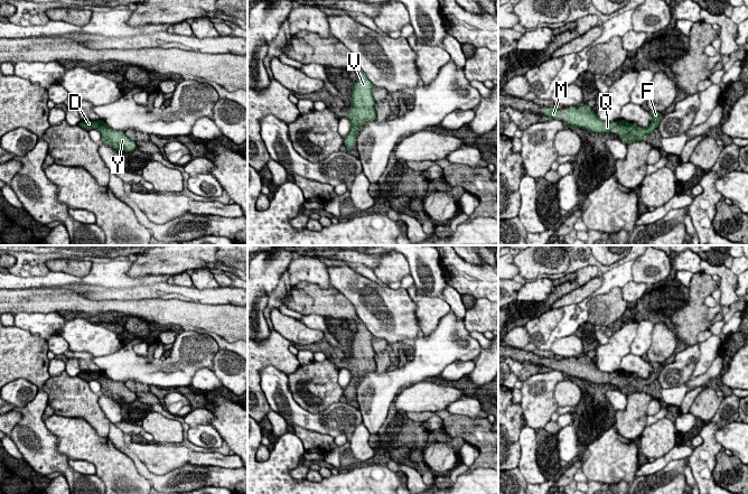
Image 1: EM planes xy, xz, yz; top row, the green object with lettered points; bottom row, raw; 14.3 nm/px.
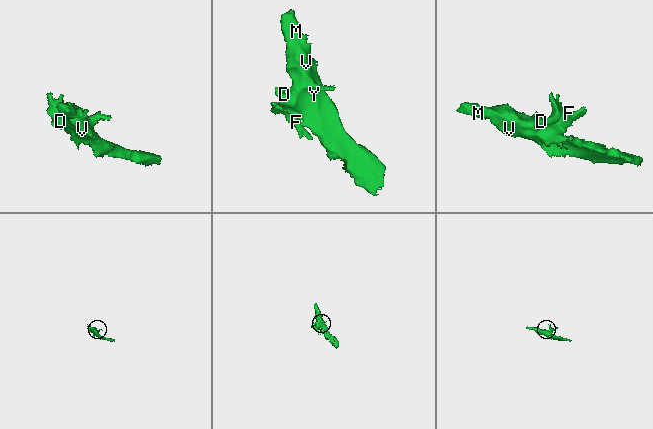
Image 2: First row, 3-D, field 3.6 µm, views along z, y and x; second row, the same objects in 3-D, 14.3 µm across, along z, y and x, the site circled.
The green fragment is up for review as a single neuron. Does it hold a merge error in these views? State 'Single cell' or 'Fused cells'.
Single cell

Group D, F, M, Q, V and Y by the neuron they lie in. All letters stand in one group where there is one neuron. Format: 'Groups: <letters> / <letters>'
Groups: D F M Q V Y

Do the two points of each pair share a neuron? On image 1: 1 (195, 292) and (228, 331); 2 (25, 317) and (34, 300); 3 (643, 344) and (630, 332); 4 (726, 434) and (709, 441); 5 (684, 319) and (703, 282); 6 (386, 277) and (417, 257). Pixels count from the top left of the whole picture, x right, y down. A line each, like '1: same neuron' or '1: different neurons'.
1: different neurons
2: different neurons
3: different neurons
4: different neurons
5: same neuron
6: different neurons

